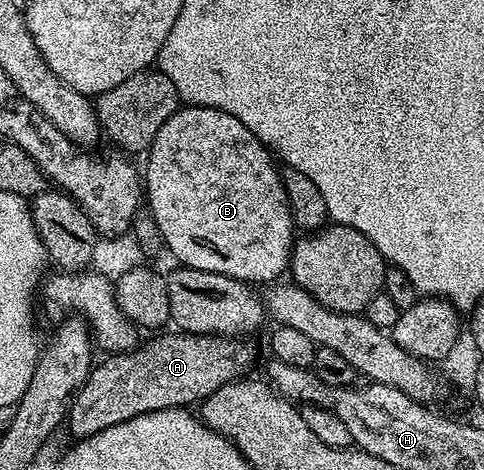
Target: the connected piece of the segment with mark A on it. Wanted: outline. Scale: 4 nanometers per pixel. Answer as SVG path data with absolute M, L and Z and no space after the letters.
M174 333L163 335L152 343L144 342L126 353L111 353L104 363L96 362L92 366L89 377L83 382L83 388L75 395L71 408L67 411L66 430L75 434L76 440L87 439L90 435L101 433L113 425L121 425L121 421L129 421L133 417L141 417L145 413L153 413L170 407L186 408L187 403L202 404L221 385L233 383L244 378L247 371L255 363L255 351L248 340L243 337L228 337L226 335L189 335Z

